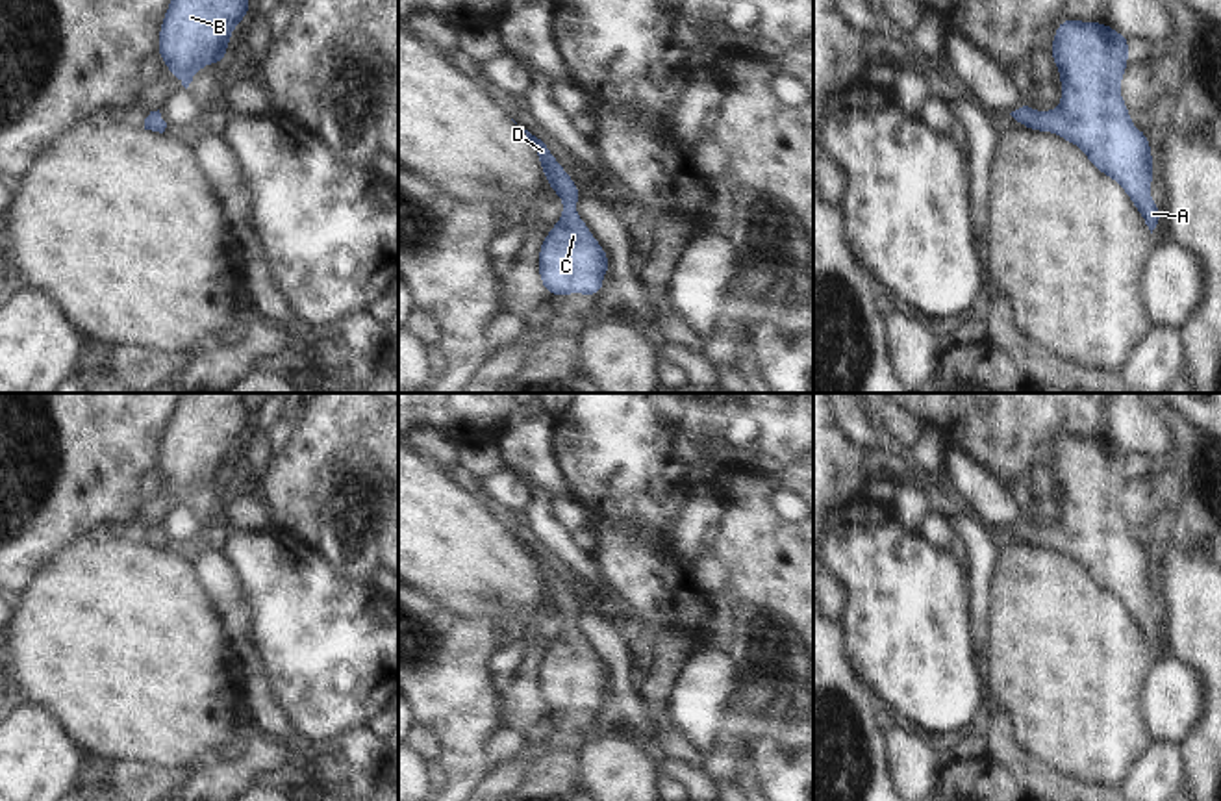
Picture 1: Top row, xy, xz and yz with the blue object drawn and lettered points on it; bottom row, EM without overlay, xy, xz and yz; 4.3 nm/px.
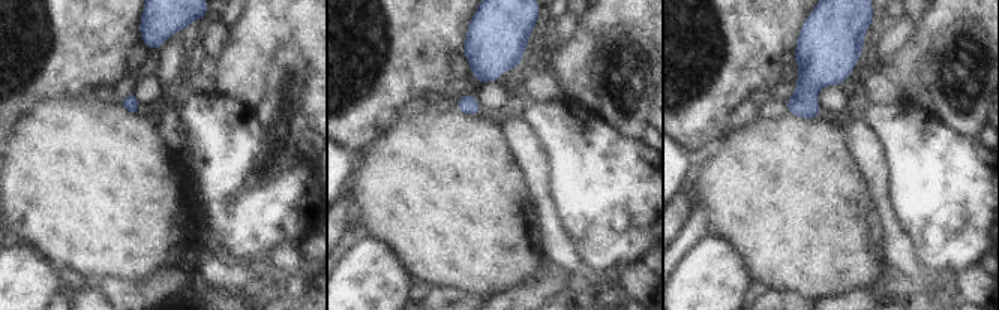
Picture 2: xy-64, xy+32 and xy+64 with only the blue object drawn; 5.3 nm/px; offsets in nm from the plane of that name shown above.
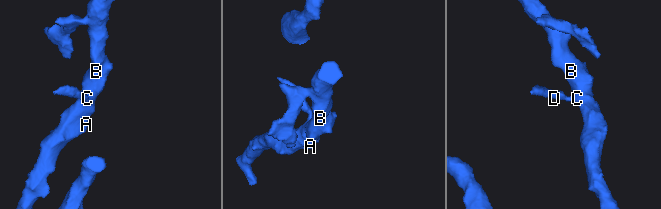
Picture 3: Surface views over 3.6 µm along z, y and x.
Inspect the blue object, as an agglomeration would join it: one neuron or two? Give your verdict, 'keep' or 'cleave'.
keep

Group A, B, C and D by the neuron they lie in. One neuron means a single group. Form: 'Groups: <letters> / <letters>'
Groups: A B C D.

